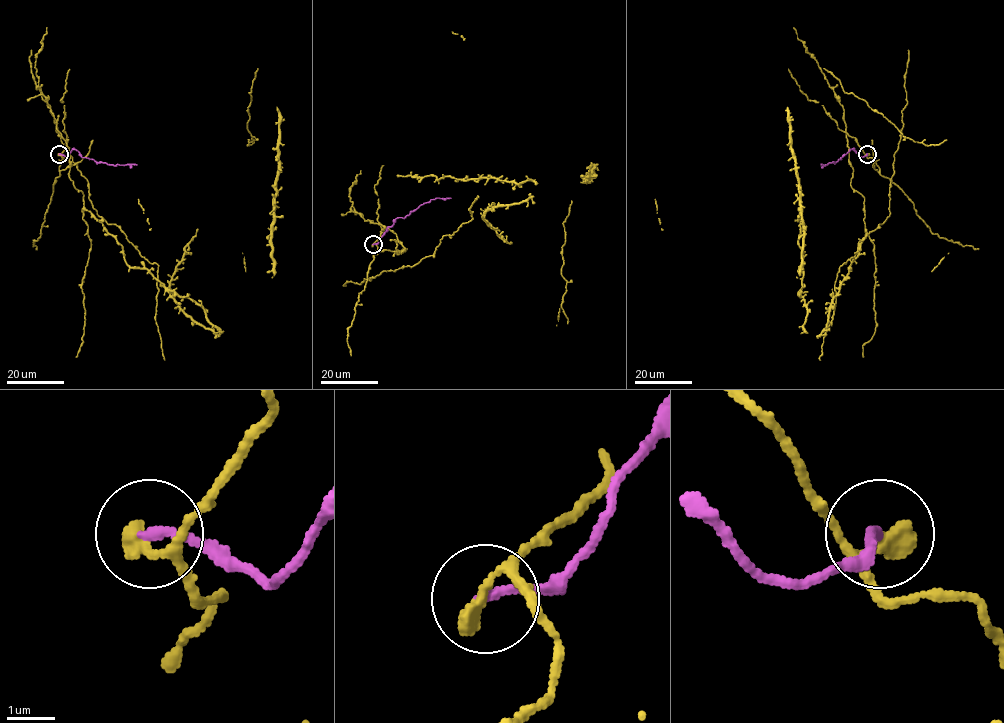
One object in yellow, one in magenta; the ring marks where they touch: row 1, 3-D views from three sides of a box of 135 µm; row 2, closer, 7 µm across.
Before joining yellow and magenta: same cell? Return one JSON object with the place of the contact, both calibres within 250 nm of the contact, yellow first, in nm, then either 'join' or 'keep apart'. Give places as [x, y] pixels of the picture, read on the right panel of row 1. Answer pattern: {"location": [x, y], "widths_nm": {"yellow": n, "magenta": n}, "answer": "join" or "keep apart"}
{"location": [867, 154], "widths_nm": {"yellow": 280, "magenta": 200}, "answer": "keep apart"}

